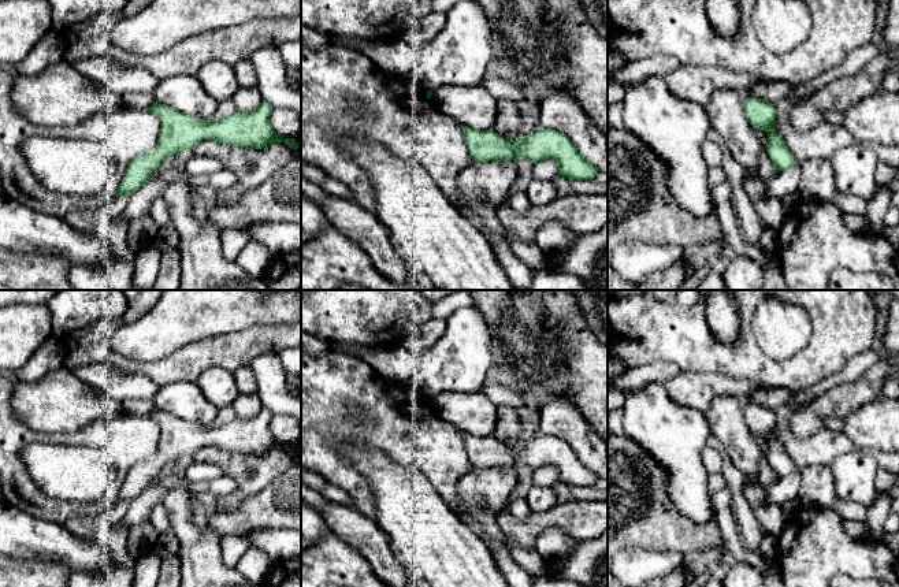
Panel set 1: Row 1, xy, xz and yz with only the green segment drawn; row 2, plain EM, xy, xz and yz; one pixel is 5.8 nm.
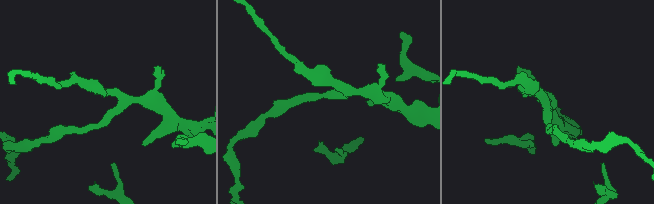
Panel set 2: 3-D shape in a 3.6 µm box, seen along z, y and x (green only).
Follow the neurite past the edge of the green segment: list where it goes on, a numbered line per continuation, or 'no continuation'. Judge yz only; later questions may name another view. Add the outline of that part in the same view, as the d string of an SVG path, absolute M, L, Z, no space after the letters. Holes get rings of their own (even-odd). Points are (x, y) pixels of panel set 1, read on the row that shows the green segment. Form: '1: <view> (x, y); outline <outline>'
no continuation

